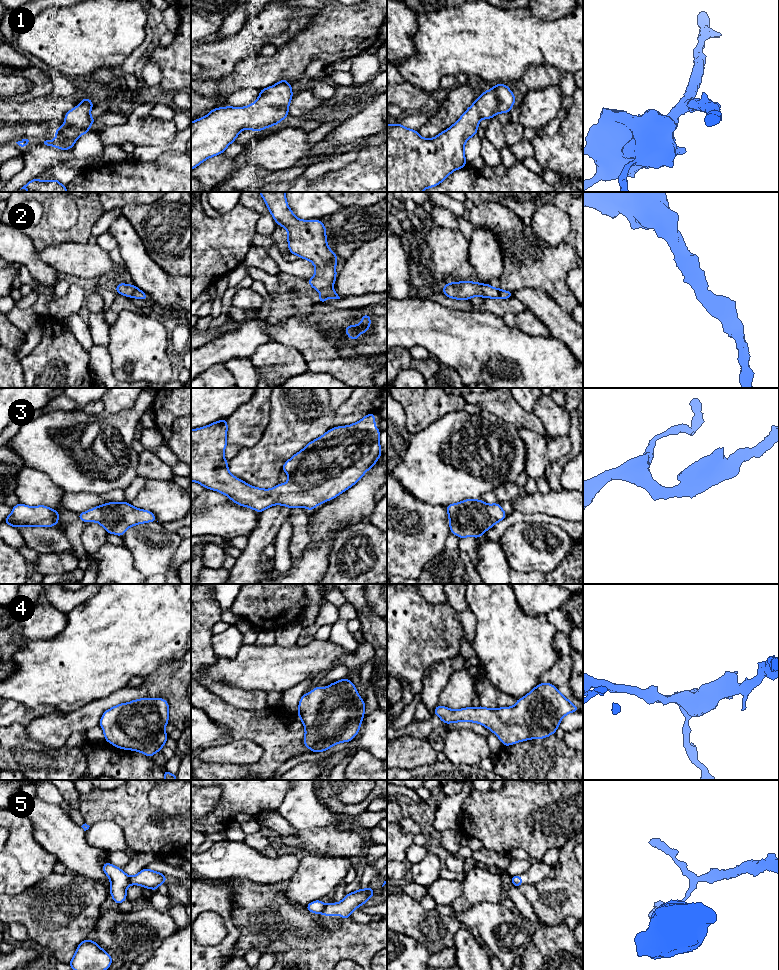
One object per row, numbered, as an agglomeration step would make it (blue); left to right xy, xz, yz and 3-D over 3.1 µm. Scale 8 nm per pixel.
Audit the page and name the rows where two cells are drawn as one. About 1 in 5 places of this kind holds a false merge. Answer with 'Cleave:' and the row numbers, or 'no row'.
Cleave: 5

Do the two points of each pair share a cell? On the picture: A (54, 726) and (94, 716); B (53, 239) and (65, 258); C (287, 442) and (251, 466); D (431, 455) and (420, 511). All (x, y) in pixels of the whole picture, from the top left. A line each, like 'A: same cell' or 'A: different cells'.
A: same cell
B: different cells
C: same cell
D: different cells

